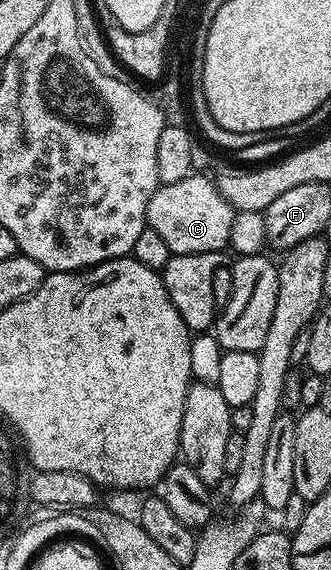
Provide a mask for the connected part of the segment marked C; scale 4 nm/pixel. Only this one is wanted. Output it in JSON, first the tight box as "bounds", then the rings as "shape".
{"bounds":[147,173,237,254],"shape":[[[192,173],[177,184],[161,184],[153,192],[147,209],[147,225],[169,244],[172,254],[223,252],[231,245],[229,232],[237,211],[221,196],[218,185],[206,173]]]}

